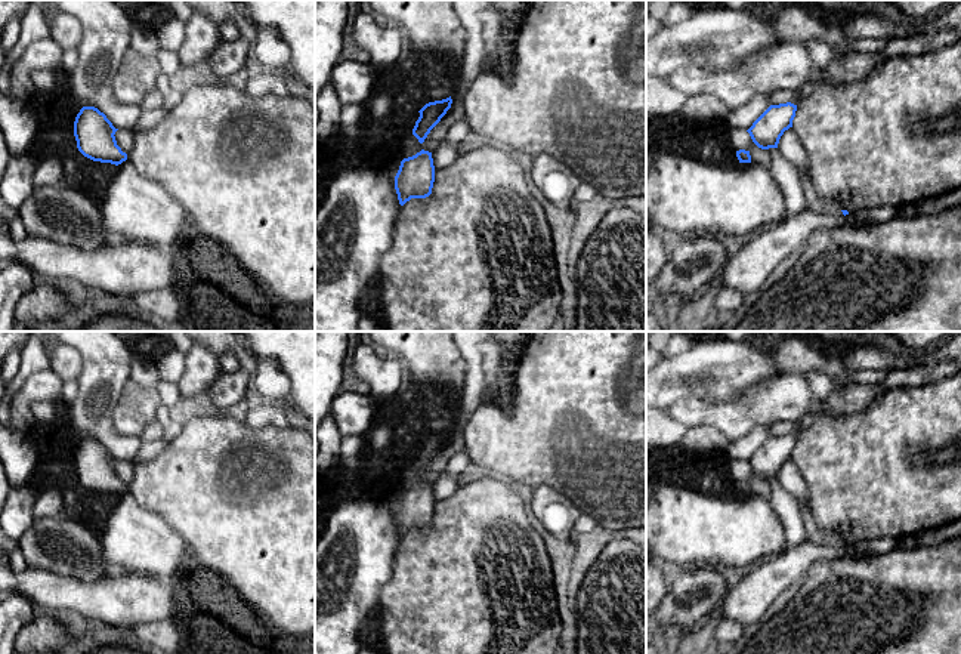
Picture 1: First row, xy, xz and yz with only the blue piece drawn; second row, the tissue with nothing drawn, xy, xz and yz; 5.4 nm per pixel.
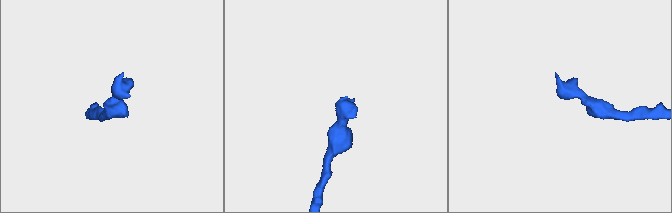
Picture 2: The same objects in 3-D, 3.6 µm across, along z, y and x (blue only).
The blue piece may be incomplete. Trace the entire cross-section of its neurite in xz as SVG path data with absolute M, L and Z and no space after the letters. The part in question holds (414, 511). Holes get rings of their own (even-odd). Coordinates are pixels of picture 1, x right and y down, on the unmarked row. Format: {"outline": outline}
{"outline": "M421 481L412 488L401 493L395 508L395 521L399 536L411 530L426 530L432 525L435 513L435 497L432 484Z"}

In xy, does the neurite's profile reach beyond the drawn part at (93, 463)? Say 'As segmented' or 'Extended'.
As segmented

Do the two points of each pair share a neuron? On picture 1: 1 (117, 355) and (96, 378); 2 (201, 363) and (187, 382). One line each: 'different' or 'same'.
1: same
2: same

